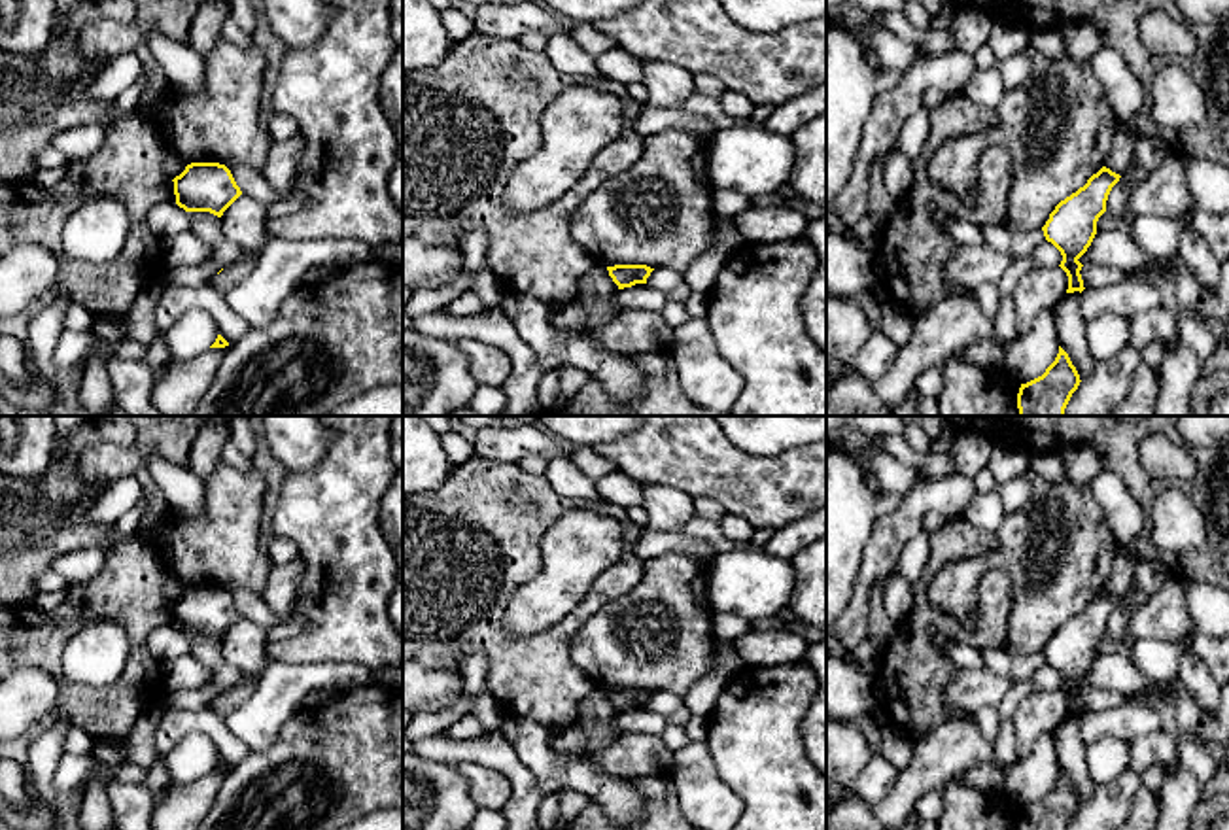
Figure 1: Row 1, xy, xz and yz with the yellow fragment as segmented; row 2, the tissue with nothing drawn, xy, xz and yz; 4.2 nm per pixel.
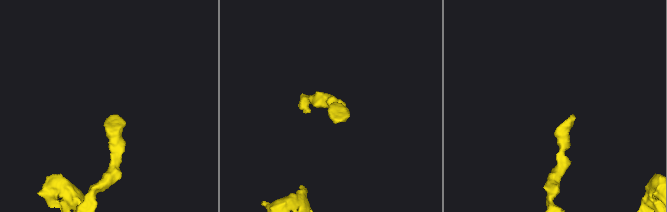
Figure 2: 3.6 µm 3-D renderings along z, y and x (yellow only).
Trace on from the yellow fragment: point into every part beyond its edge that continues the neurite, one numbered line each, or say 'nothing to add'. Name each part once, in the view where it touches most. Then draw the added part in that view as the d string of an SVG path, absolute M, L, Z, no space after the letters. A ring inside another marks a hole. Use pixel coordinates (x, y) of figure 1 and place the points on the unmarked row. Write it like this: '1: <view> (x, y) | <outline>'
nothing to add

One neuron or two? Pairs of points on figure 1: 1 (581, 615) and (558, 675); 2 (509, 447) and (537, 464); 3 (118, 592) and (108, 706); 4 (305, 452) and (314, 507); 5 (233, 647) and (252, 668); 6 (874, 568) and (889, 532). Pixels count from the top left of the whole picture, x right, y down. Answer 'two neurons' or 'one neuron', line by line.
1: one neuron
2: two neurons
3: one neuron
4: two neurons
5: one neuron
6: one neuron

